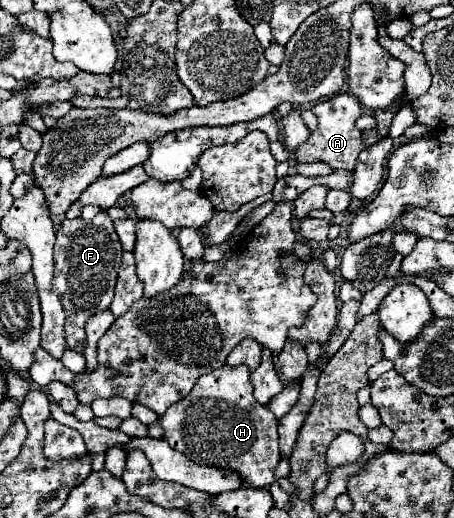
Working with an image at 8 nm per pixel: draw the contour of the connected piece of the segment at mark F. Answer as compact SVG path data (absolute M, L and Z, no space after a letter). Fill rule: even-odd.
M101 209L91 221L83 221L83 219L65 219L57 231L57 243L55 243L55 277L53 277L53 291L59 295L63 309L67 313L65 319L65 339L67 339L67 347L73 351L83 351L83 347L87 345L87 337L85 337L85 325L87 321L97 315L99 311L109 309L111 301L113 301L113 289L115 289L115 281L117 281L117 271L121 265L121 243L119 237L115 233L113 221L109 219L107 211Z

